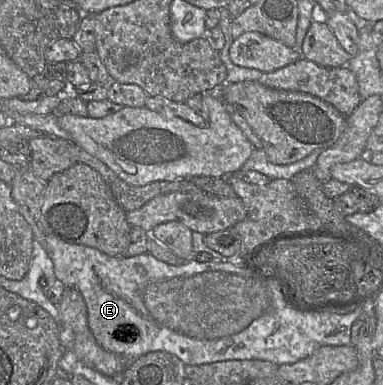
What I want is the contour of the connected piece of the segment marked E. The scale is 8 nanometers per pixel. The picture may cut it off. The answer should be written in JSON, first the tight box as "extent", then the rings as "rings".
{"extent":[45,235,363,365],"rings":[[[46,235],[45,250],[51,258],[56,279],[66,288],[76,288],[87,306],[88,325],[96,341],[105,350],[127,361],[153,351],[177,356],[185,365],[201,365],[226,360],[259,359],[277,365],[292,364],[310,356],[322,346],[351,345],[351,328],[363,307],[352,313],[304,313],[290,308],[277,282],[250,276],[241,261],[209,262],[191,260],[174,265],[155,258],[149,252],[126,257],[109,256],[96,248],[65,242]]]}

